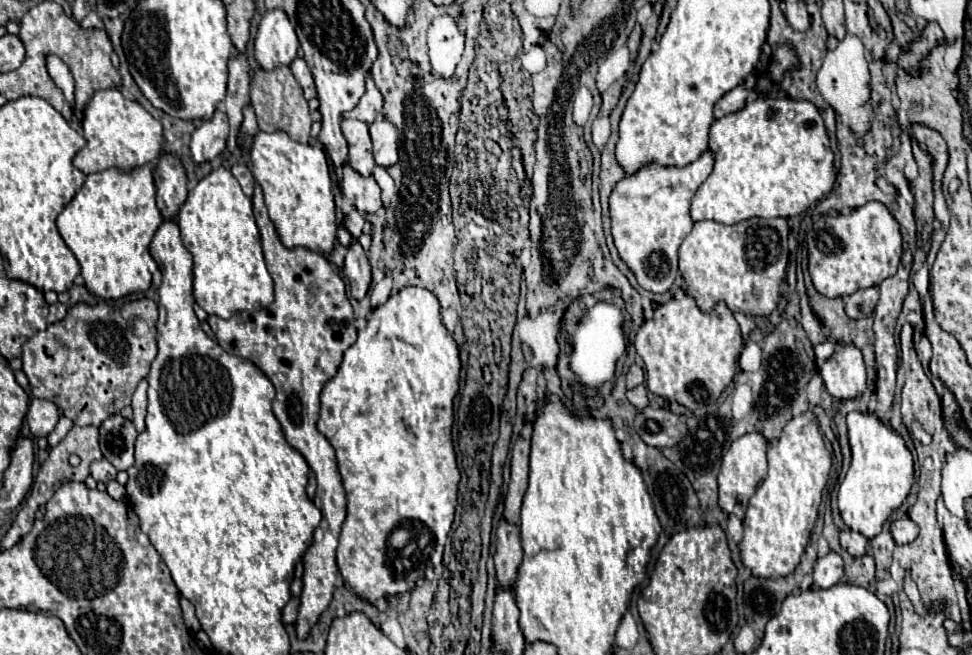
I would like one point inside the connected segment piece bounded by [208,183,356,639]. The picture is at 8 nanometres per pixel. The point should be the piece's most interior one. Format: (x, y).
(298, 341)

